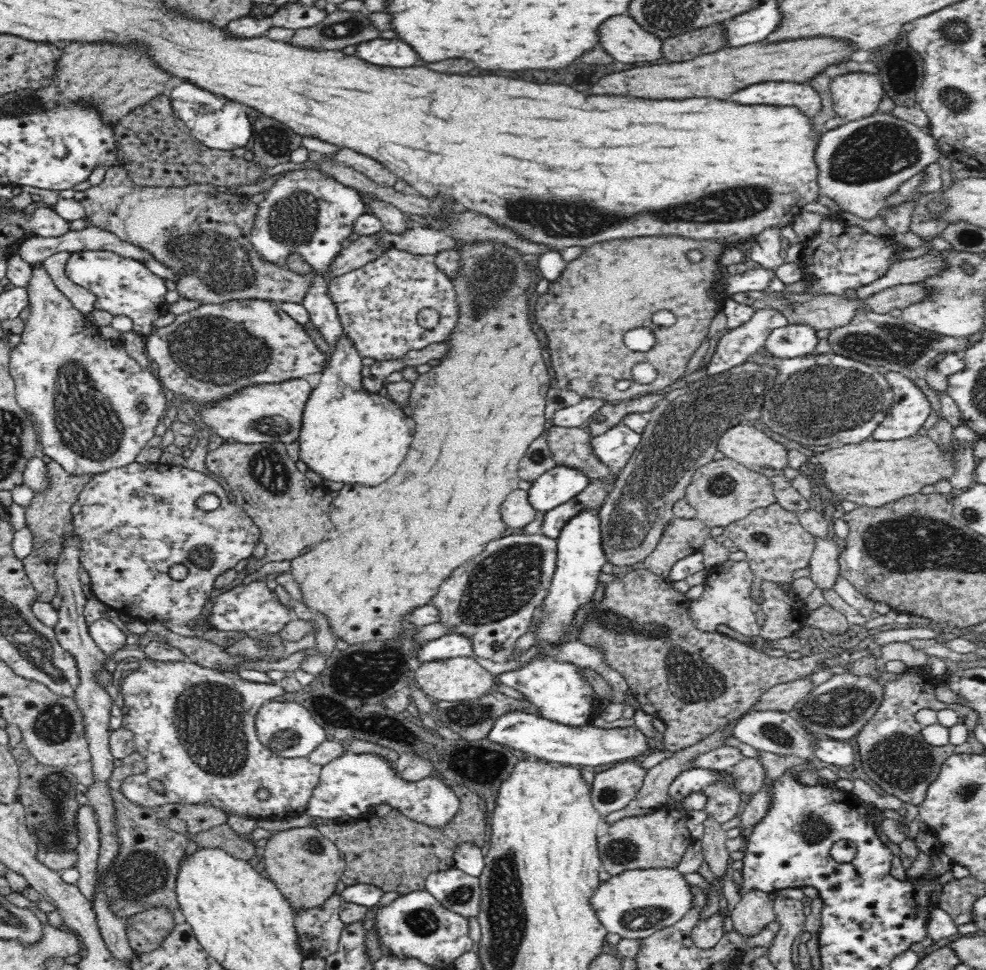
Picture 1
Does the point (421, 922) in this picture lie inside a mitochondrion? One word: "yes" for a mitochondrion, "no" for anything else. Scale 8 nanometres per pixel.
yes

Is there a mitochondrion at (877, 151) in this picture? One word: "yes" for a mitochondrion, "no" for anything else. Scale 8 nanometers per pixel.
yes

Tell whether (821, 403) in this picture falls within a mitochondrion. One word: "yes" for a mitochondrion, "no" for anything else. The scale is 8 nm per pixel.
yes

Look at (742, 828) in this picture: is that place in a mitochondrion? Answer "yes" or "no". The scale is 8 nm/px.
no

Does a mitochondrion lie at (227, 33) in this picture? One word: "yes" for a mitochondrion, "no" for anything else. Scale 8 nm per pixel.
no

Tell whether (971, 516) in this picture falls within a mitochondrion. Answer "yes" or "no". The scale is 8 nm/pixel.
yes

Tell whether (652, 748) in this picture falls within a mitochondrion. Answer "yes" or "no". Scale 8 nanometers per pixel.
no

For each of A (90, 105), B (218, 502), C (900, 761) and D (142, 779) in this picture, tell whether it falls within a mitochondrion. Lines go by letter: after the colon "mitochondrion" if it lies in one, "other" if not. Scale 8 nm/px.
A: other
B: other
C: mitochondrion
D: other

